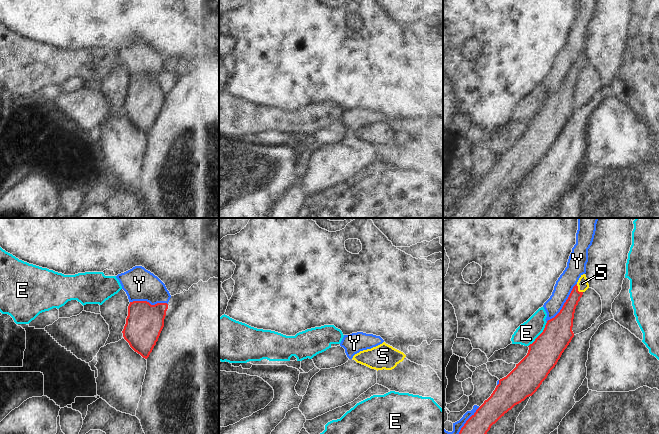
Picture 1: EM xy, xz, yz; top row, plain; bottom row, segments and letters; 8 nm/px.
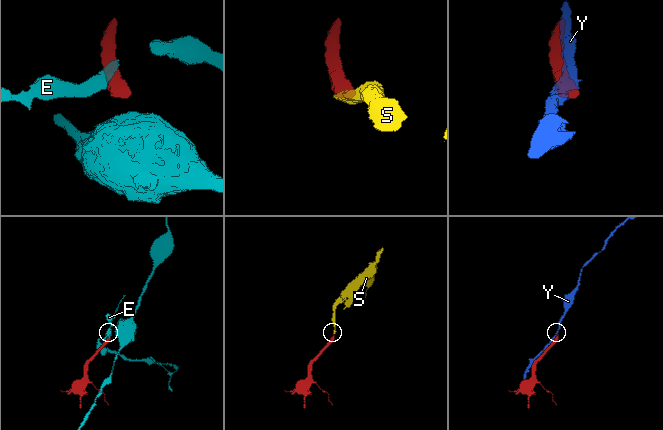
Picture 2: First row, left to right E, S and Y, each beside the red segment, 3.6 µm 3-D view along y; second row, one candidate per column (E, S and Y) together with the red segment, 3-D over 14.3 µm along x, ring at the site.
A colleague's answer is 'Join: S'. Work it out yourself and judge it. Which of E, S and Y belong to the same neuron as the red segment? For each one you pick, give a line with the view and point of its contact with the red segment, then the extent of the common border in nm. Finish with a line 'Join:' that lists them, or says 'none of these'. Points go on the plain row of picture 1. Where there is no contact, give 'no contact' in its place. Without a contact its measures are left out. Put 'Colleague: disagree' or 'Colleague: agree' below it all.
S: yz (577, 65) | 90 nm
Join: S
Colleague: agree

